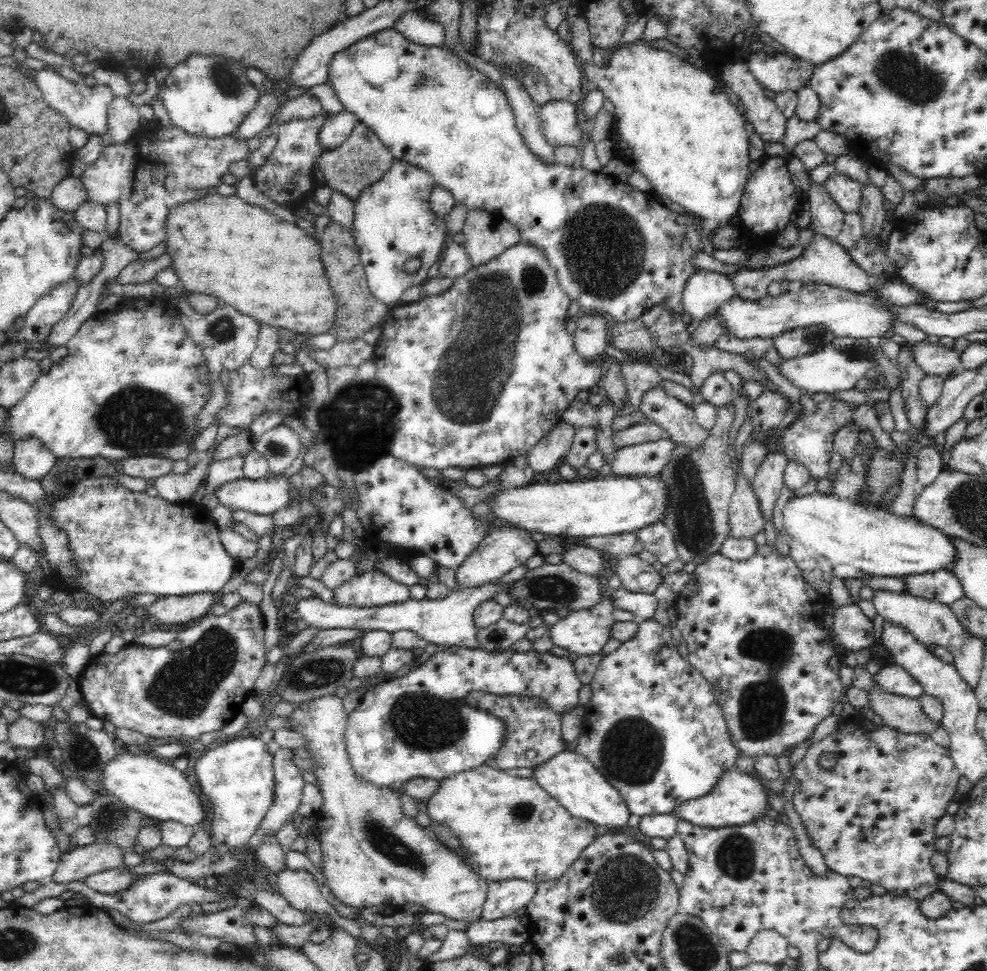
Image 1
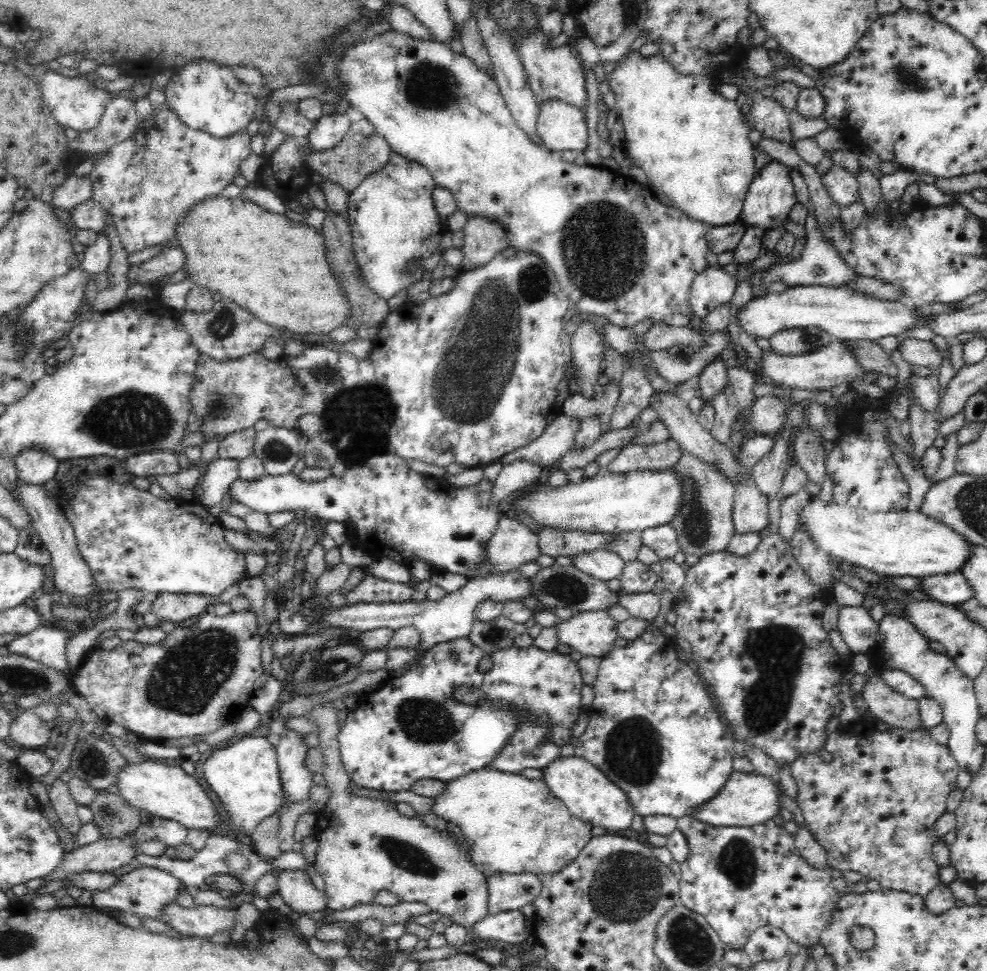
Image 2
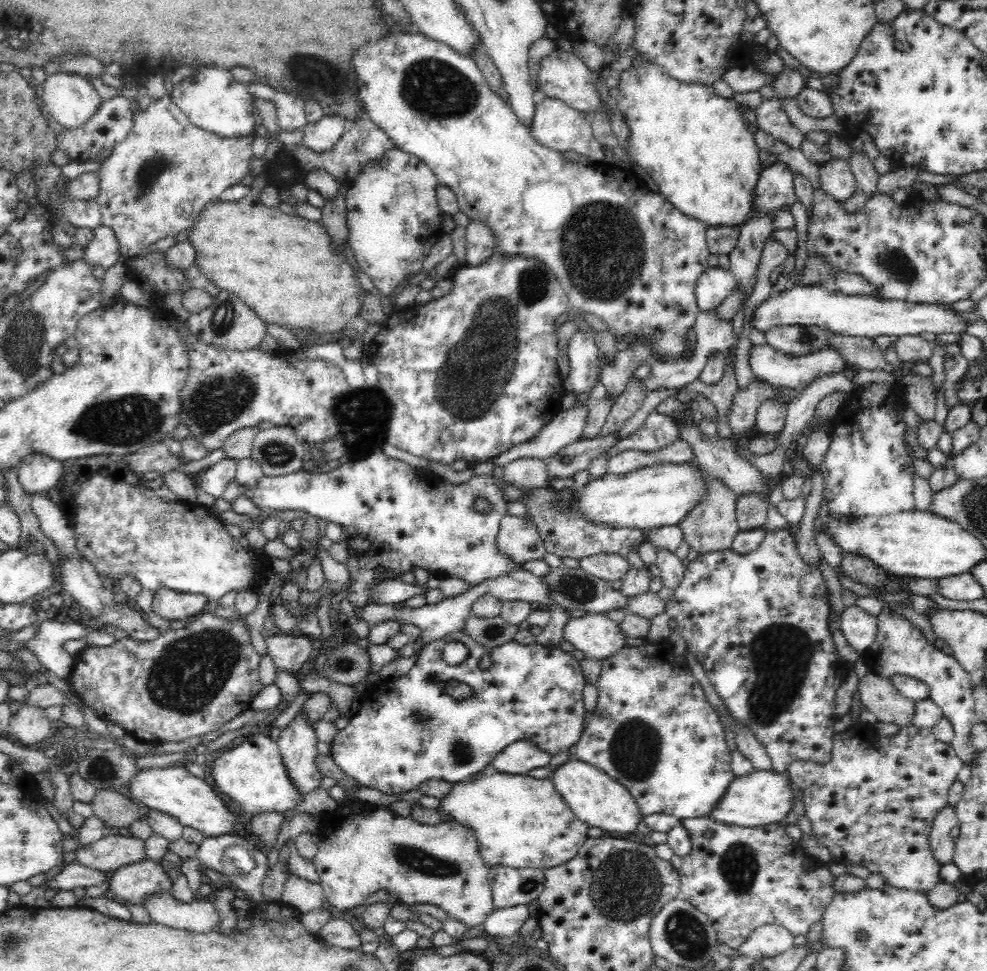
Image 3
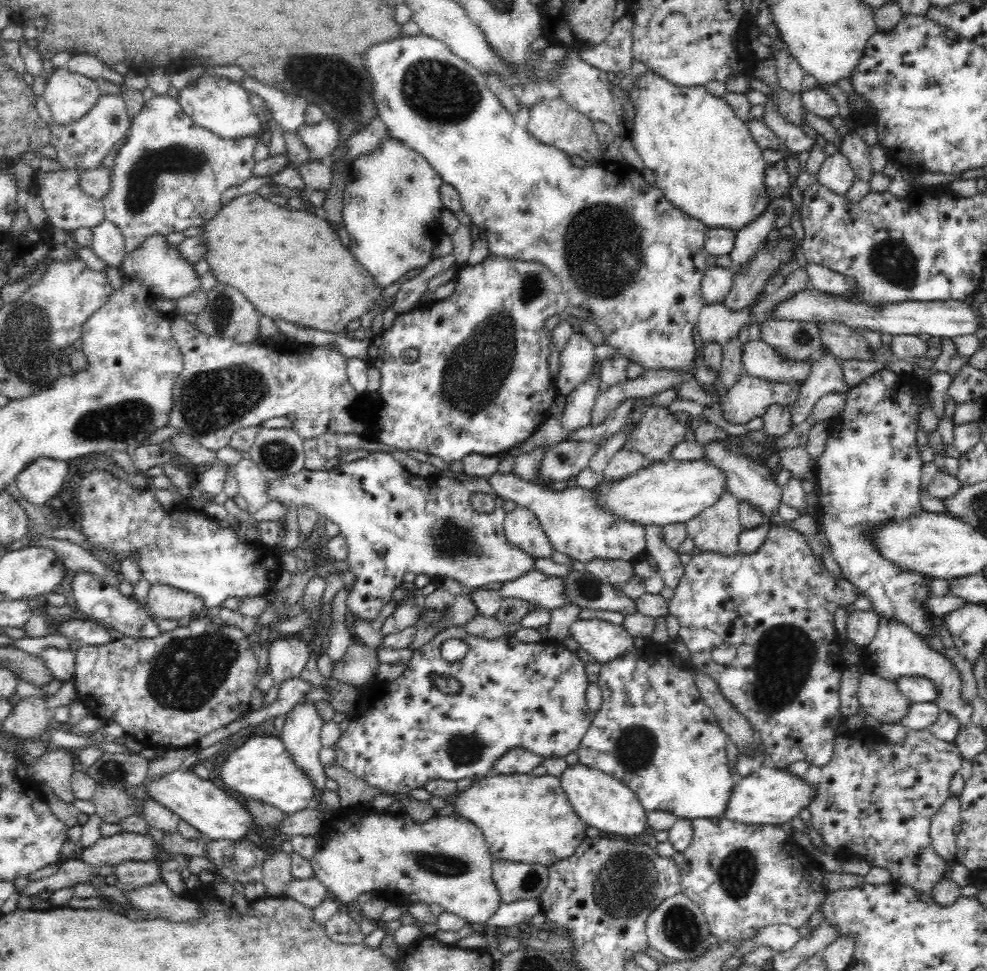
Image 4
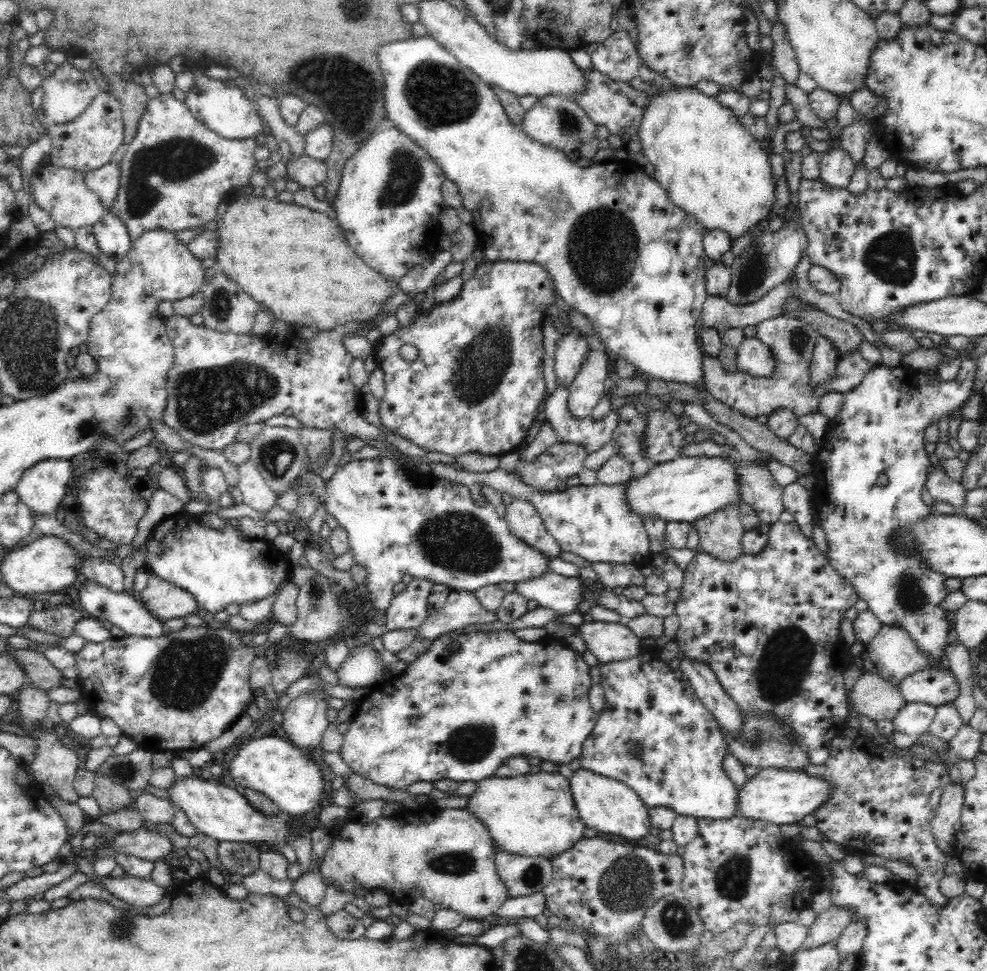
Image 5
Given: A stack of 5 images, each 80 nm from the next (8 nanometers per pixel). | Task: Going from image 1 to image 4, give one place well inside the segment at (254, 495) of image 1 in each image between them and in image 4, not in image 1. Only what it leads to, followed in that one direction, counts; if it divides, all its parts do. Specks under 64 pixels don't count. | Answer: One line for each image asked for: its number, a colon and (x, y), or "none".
2: (390, 510)
3: (396, 517)
4: (395, 522)

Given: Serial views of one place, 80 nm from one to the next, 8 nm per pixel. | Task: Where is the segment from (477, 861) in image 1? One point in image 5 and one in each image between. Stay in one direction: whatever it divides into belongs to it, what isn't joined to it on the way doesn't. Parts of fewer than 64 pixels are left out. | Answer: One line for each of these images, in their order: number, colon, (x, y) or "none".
2: (509, 824)
3: (519, 822)
4: (528, 819)
5: (533, 815)

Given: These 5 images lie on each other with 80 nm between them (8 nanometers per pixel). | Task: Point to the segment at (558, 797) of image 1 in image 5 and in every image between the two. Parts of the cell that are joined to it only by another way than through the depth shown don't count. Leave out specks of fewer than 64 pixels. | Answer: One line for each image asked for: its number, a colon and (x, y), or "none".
2: (588, 795)
3: (593, 797)
4: (600, 801)
5: (607, 805)

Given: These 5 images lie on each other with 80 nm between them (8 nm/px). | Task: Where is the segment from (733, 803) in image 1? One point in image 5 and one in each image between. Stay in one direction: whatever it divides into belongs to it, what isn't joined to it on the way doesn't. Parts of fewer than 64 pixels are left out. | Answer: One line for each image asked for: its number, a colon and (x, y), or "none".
2: (746, 799)
3: (758, 798)
4: (772, 796)
5: (775, 795)

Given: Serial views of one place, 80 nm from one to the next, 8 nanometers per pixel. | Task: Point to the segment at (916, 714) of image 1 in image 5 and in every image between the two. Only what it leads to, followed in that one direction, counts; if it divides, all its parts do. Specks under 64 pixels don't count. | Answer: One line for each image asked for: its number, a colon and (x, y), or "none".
2: (897, 710)
3: (877, 694)
4: (879, 697)
5: (872, 695)

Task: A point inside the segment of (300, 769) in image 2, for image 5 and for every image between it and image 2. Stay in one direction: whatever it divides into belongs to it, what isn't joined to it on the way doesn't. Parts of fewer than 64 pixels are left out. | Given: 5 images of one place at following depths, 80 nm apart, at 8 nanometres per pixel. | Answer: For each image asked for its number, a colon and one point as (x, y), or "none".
3: (297, 743)
4: (300, 735)
5: (304, 720)

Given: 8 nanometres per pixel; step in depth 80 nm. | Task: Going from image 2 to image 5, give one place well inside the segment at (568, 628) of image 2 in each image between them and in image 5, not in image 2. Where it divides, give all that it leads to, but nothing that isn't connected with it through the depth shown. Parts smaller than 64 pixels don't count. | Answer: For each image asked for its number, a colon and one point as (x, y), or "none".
3: (595, 634)
4: (603, 641)
5: (608, 641)

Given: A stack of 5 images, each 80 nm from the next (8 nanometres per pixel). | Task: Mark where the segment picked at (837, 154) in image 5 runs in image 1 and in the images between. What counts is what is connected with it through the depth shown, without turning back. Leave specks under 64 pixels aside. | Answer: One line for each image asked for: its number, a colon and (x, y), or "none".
1: (846, 193)
2: (843, 187)
3: (837, 179)
4: (835, 173)

